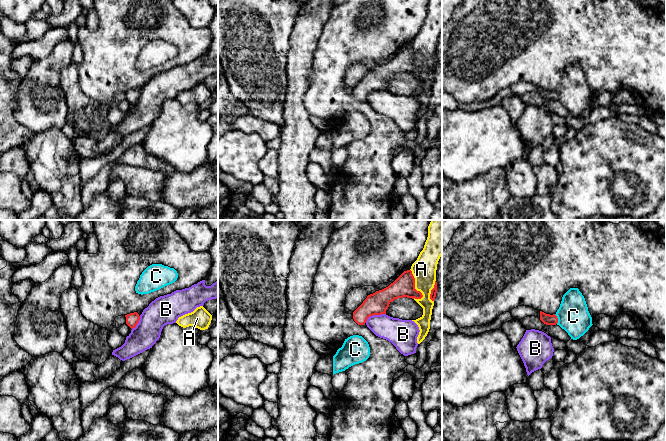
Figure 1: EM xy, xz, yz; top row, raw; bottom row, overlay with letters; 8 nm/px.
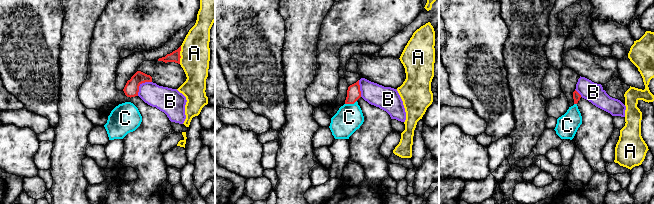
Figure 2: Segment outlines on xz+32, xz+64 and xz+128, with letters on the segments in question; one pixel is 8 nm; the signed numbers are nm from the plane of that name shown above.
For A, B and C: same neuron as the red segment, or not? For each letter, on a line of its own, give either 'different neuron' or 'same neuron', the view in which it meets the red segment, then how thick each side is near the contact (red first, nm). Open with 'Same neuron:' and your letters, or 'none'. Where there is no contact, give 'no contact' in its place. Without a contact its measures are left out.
Same neuron: C
A: different neuron | xz | 180/190 nm
B: different neuron | xz | 180/220 nm
C: same neuron | yz | 90/260 nm

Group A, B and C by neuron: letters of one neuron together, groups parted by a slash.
A / B / C

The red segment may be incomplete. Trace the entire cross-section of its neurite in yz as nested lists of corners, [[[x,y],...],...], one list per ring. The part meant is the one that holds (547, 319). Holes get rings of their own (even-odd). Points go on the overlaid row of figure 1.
[[[570,288],[563,295],[555,314],[540,311],[540,320],[546,325],[559,325],[573,340],[579,339],[593,325],[585,298],[578,288]]]

